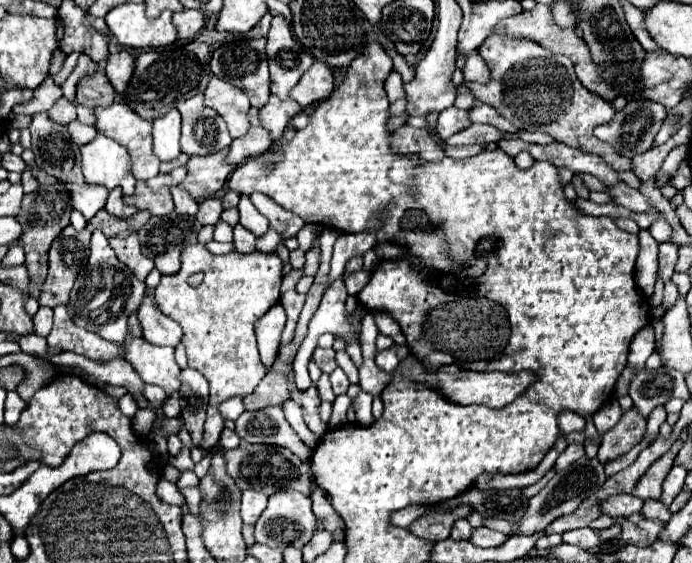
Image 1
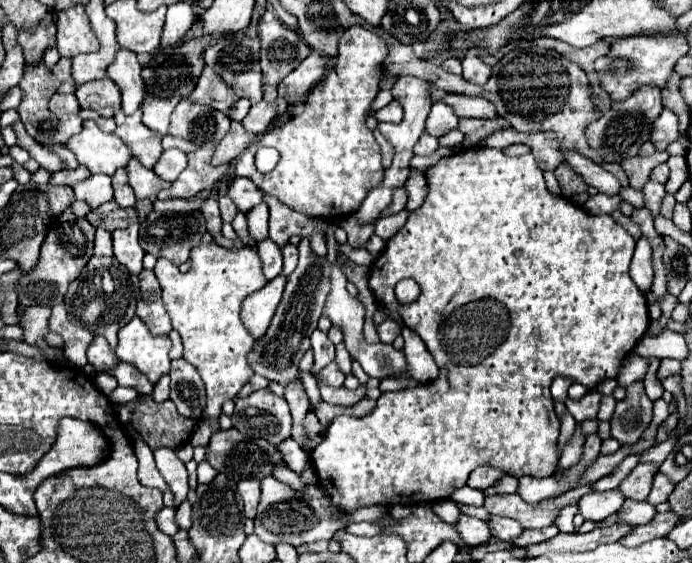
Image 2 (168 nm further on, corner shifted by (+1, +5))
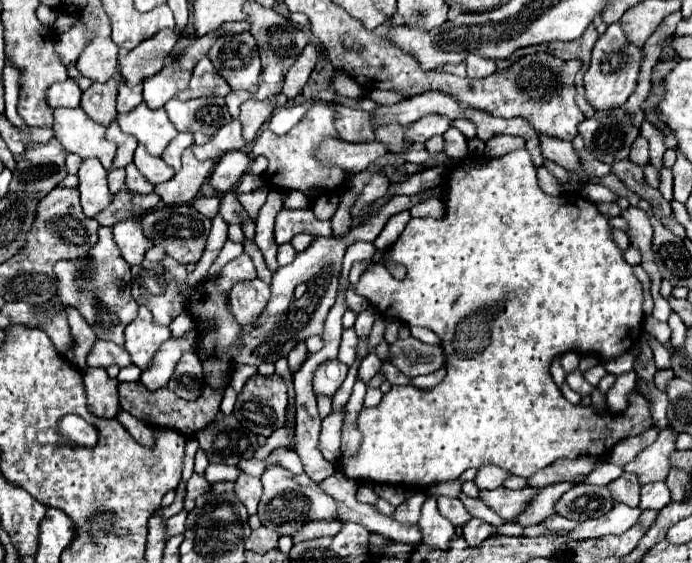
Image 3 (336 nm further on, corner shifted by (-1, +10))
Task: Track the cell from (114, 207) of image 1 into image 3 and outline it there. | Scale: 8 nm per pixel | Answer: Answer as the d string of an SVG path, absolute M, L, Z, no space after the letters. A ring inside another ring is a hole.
M130 163L126 167L126 189L134 191L134 193L152 193L154 185L146 181L146 177L142 177L142 173L136 169L134 163Z

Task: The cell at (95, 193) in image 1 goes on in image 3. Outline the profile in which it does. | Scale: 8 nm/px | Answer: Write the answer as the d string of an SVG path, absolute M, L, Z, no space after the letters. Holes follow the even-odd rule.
M114 169L114 171L110 171L110 175L108 175L108 185L110 185L110 191L112 191L112 193L118 193L120 189L124 189L124 181L126 181L124 169Z

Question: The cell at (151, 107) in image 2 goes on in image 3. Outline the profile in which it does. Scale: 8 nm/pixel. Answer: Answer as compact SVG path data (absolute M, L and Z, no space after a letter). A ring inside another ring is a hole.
M174 59L158 75L148 77L148 81L144 81L144 101L150 109L164 107L166 101L170 101L178 91L184 91L188 87L192 71L180 69L176 61L178 59Z

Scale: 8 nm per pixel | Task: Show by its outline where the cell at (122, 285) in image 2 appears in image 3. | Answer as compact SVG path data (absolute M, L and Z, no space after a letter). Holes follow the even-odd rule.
M100 227L98 243L90 249L84 265L80 263L76 267L76 261L58 261L54 265L54 273L58 279L56 295L60 297L60 301L64 305L76 307L80 315L88 321L88 325L92 325L96 337L114 341L116 345L124 347L124 329L132 319L136 319L138 303L132 299L130 293L130 265L120 257L120 251L112 239L112 229Z

